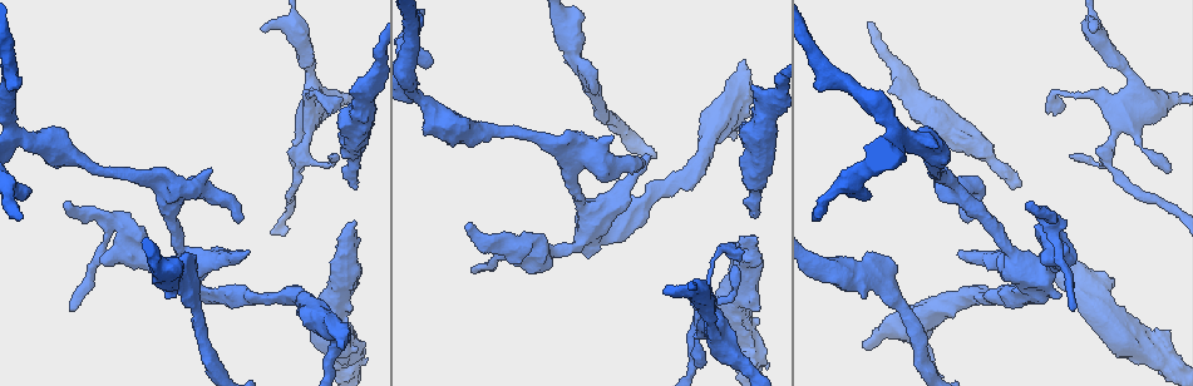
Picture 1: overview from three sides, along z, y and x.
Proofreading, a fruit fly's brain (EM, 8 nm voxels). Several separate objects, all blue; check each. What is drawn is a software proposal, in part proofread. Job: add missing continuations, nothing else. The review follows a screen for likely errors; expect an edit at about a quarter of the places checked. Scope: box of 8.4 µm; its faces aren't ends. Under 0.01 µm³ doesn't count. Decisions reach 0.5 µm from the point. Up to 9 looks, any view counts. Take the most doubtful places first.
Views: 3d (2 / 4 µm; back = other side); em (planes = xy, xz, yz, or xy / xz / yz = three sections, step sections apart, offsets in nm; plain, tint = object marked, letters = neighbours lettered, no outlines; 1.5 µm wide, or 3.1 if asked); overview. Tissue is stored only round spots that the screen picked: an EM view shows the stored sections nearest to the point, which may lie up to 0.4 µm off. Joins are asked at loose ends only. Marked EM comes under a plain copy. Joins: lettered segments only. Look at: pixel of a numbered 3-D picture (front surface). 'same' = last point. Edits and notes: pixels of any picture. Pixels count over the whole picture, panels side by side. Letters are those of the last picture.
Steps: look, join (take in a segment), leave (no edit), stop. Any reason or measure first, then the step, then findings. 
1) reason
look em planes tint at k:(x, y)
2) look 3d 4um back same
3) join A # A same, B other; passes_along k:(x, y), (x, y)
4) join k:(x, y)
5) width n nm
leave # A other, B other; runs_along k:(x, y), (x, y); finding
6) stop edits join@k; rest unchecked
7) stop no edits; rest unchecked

thick end
look 3d 2um back at 1:(1113, 283)

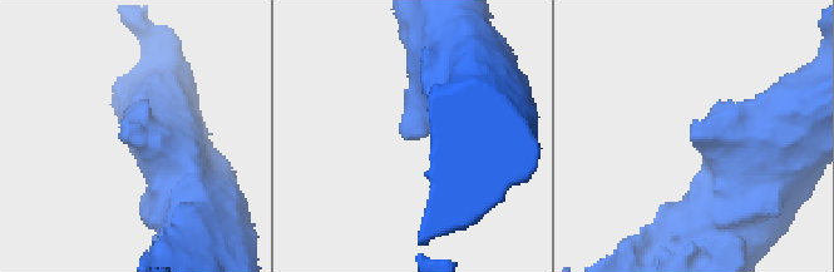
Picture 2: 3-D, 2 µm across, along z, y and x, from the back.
look em xy step 8 letters at 2:(128, 130)

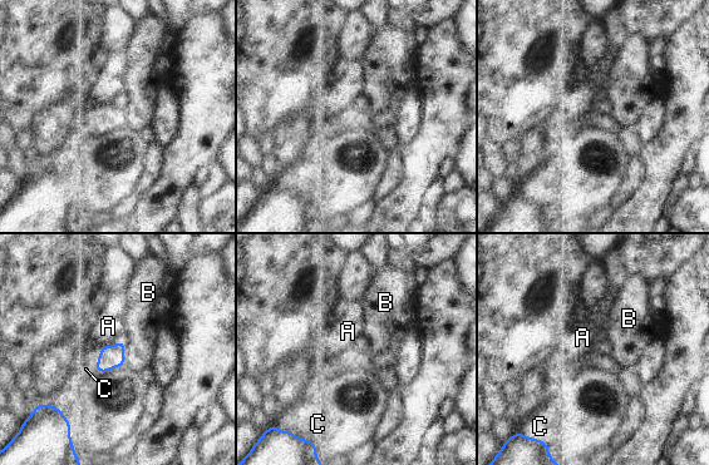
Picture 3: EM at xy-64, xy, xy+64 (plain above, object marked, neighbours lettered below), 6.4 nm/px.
another direction
look em planes letters same

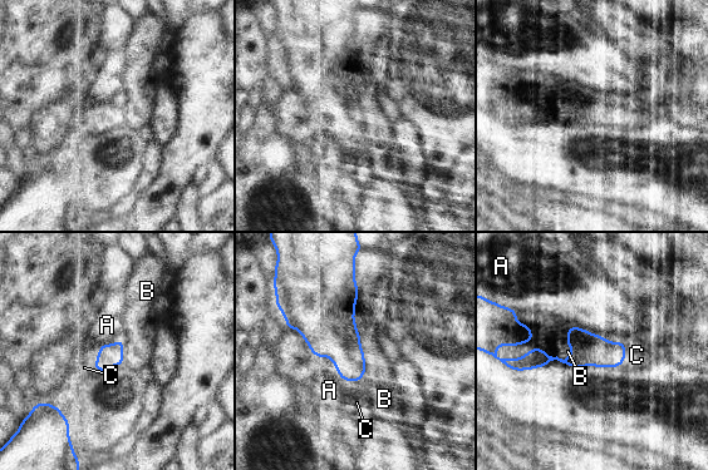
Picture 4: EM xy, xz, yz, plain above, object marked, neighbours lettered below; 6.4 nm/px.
leave # A other, B other, C other; runs_along 4:(622, 346), (522, 366); no lettered segment goes on from it

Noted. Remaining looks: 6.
free end
look 3d 4um back at 1:(742, 259)

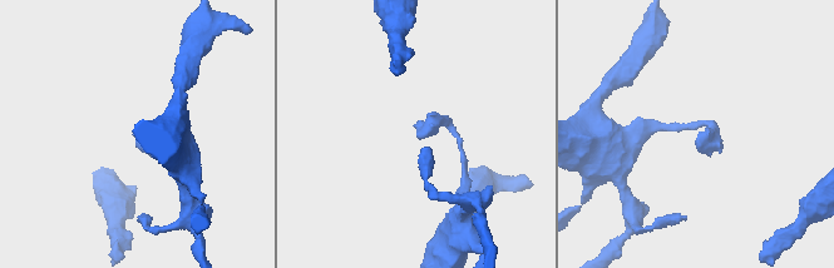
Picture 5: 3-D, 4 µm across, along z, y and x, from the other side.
need the tissue
look em planes letters at 5:(696, 138)

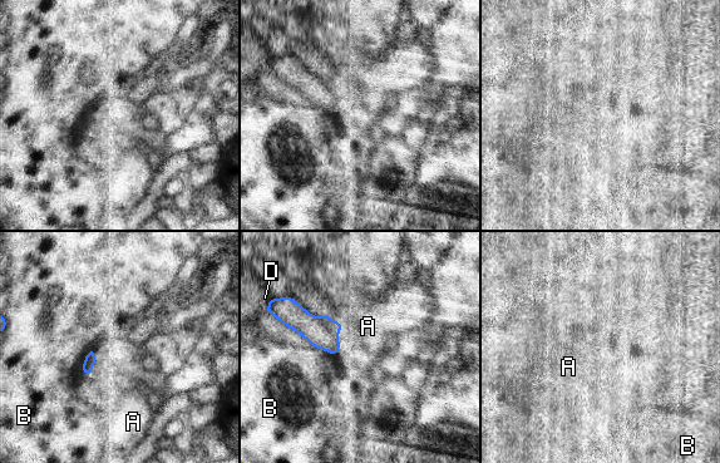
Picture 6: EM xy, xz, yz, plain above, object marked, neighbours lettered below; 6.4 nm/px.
leave # A other, B other, D other; border 6:(93, 348), (83, 363), (85, 375); none of them fits

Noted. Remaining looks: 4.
an open end
look em xz step 4 tint at 1:(70, 309)

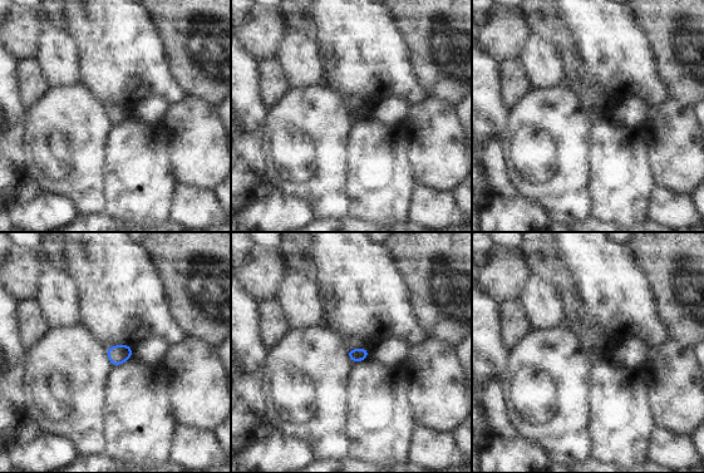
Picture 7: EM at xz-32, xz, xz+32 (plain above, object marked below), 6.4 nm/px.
look em xz step 4 letters same

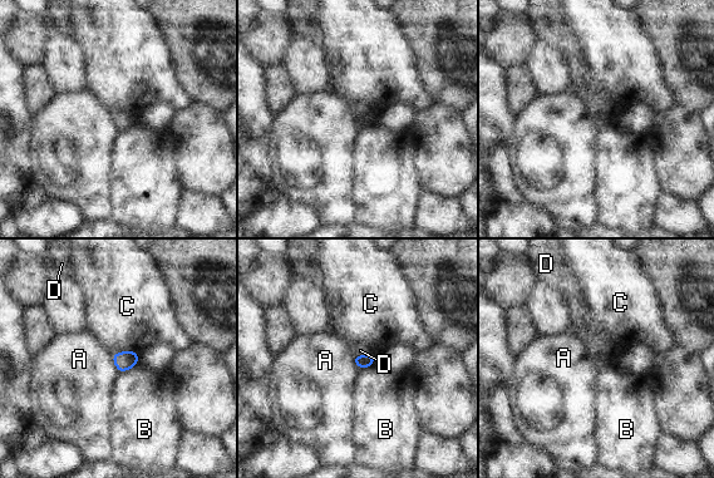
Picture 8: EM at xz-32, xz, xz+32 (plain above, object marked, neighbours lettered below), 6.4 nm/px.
leave # A other, B other, C other, D other; border 8:(372, 353), (354, 356); no lettered segment goes on from it

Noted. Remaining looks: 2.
look em planes letters at 1:(742, 60)

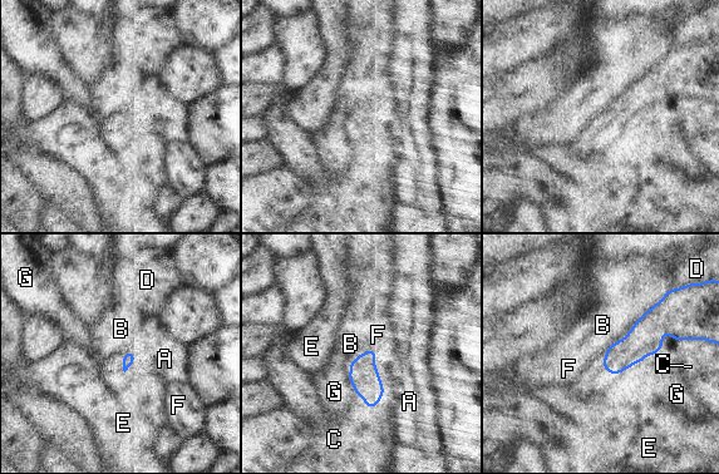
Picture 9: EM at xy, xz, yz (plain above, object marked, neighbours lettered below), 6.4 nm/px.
join F # A other, B other, C other, D other, E other, F same, G other; passes_along 9:(128, 359), (129, 366), (136, 374); it goes on there

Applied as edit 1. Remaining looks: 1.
stop edits join@9; rest unchecked

